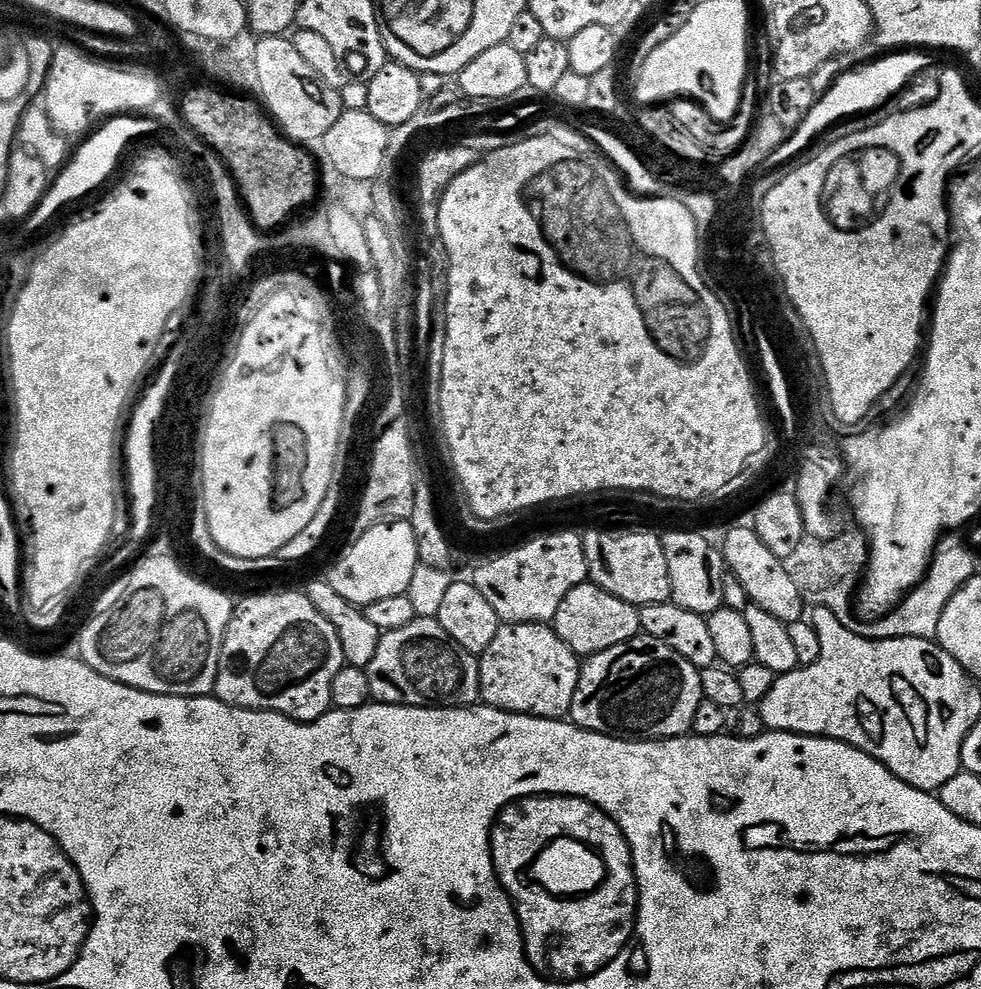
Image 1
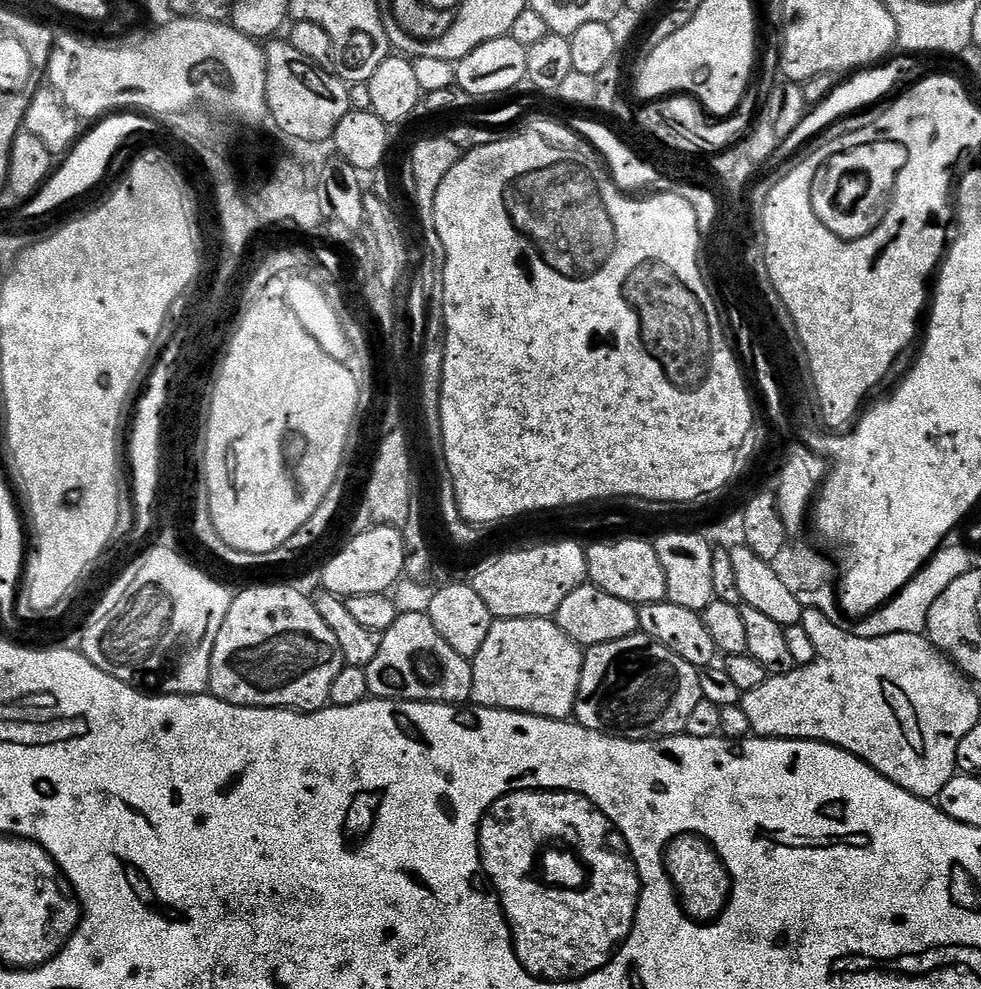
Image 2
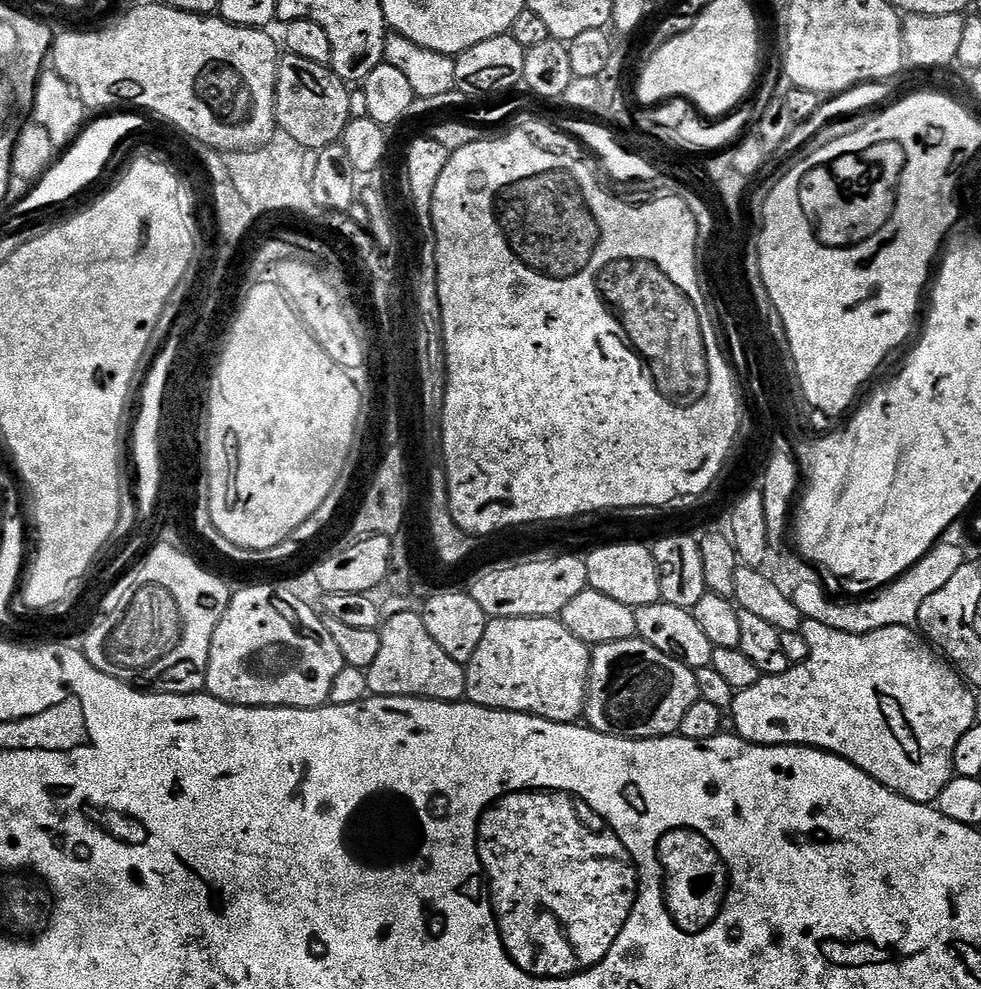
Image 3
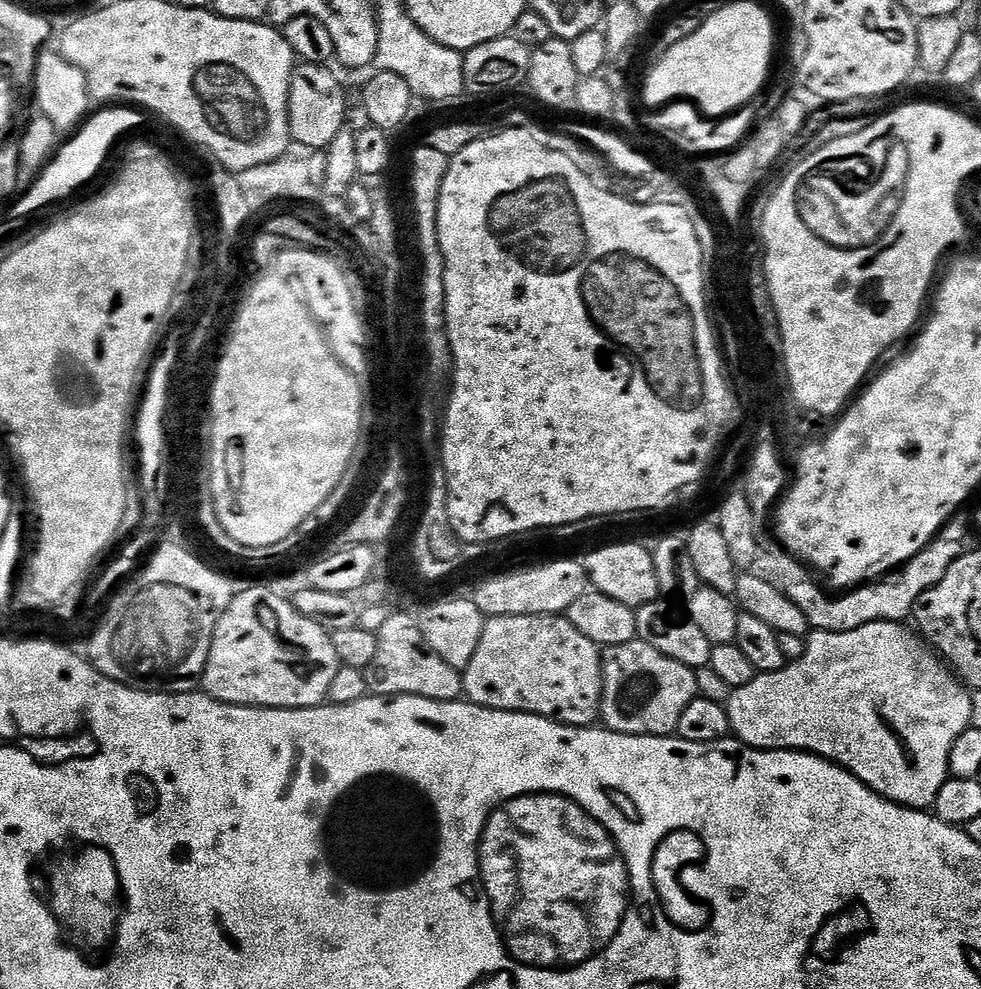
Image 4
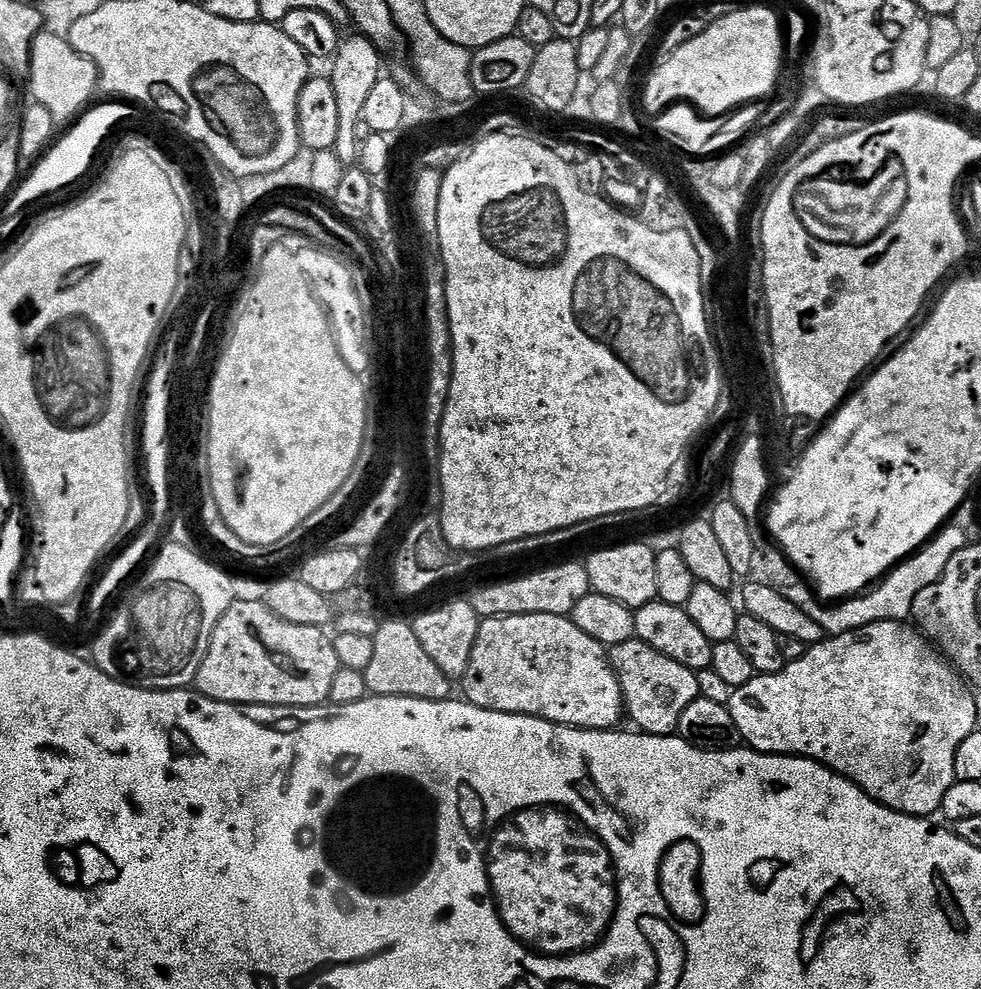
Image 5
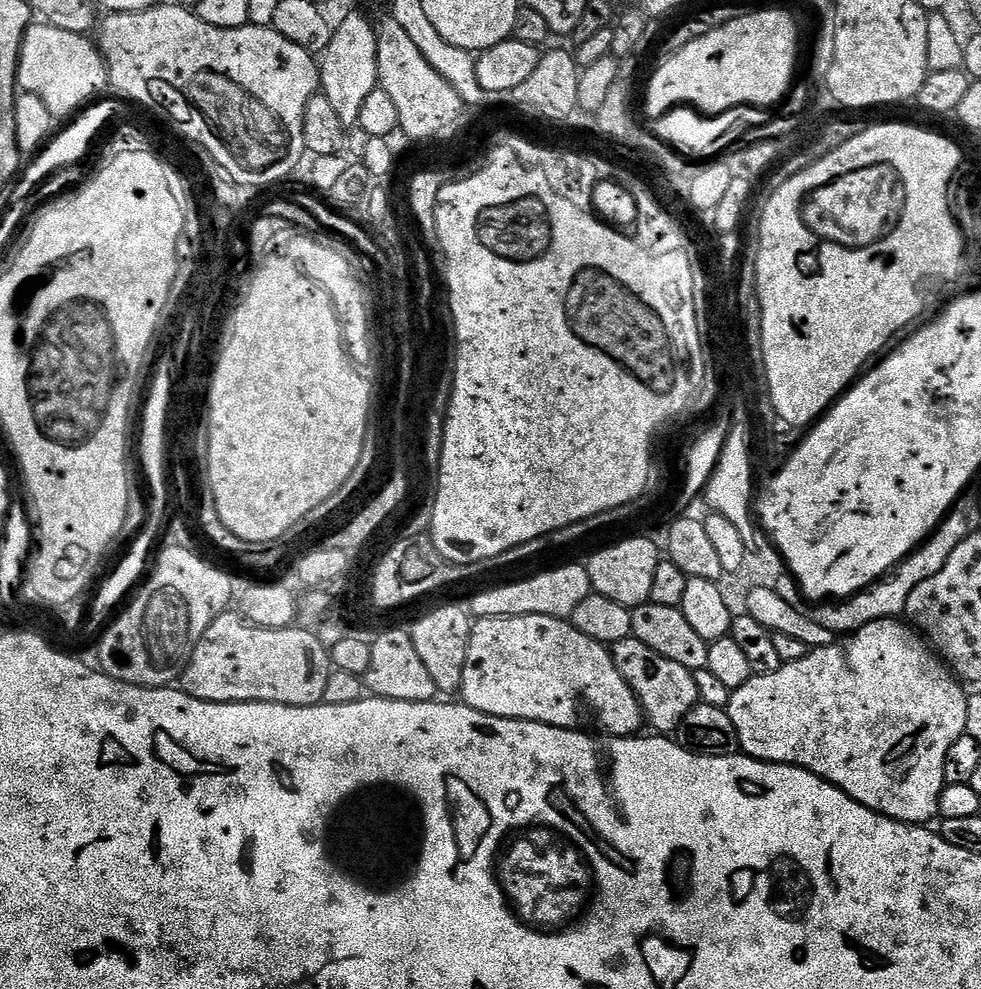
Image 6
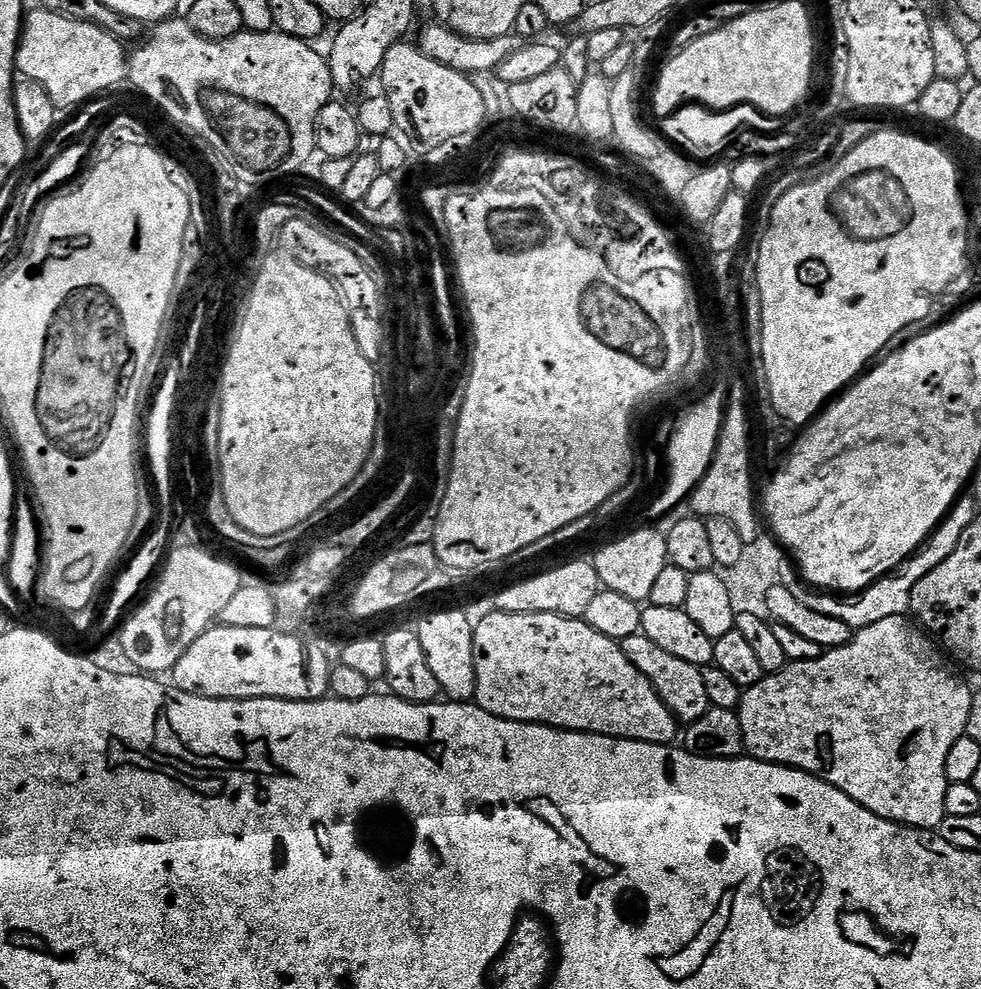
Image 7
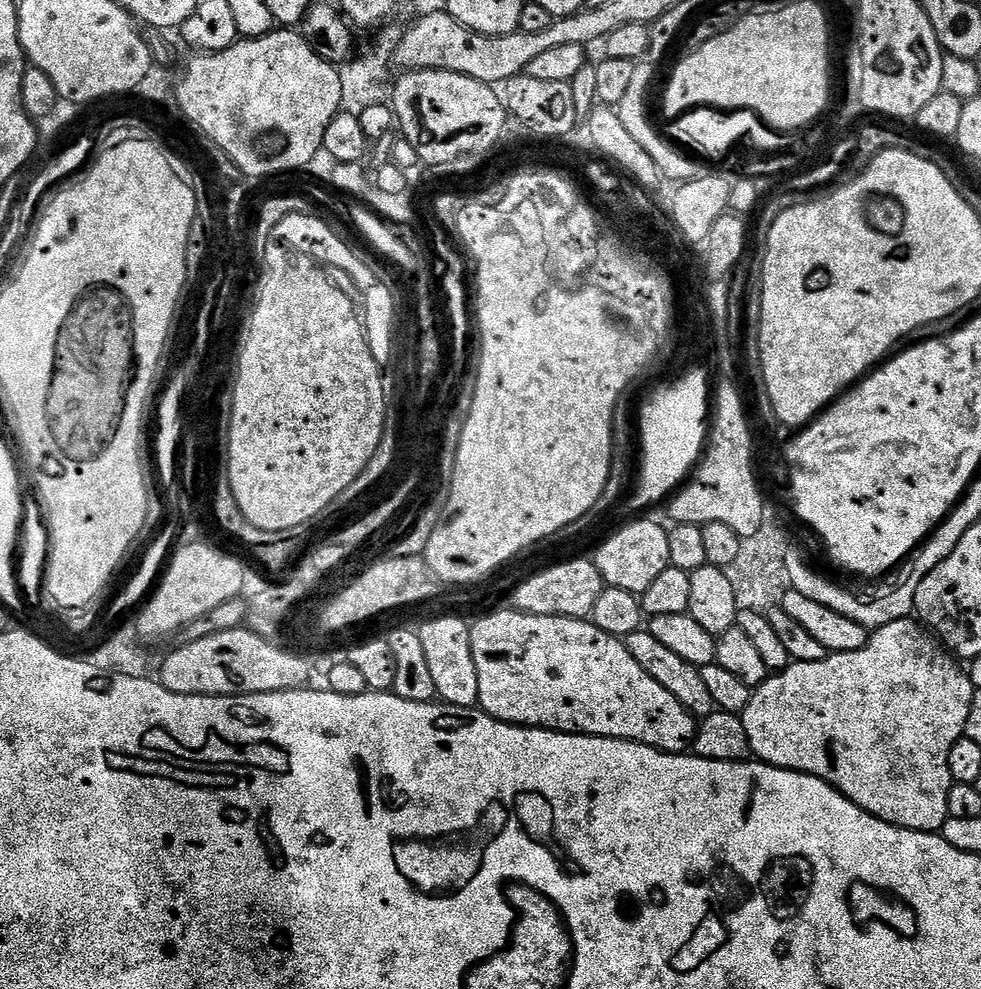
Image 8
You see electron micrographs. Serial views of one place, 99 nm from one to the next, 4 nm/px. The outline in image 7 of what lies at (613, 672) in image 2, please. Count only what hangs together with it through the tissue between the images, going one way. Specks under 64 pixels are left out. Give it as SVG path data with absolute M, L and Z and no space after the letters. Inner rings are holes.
M643 634L619 641L619 646L626 654L626 658L650 682L650 686L654 686L662 702L681 725L687 726L698 722L698 718L702 718L702 714L706 714L712 707L710 694L706 694L706 682L702 682L701 665L682 662L682 658L662 650L662 646L650 642L650 638Z

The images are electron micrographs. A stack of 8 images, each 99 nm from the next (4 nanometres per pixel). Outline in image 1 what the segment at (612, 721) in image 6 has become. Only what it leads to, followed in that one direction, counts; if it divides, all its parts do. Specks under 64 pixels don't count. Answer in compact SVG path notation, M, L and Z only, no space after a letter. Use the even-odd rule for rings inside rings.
M501 623L498 634L494 634L494 642L490 642L479 661L480 694L487 707L516 712L519 716L541 716L543 720L562 720L571 713L582 660L548 624Z

